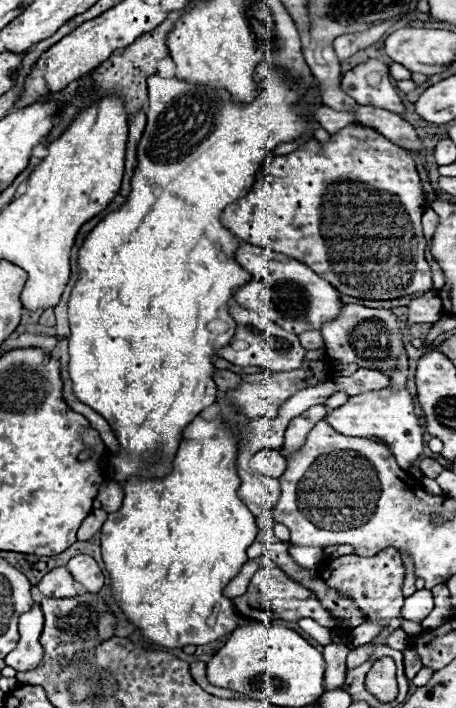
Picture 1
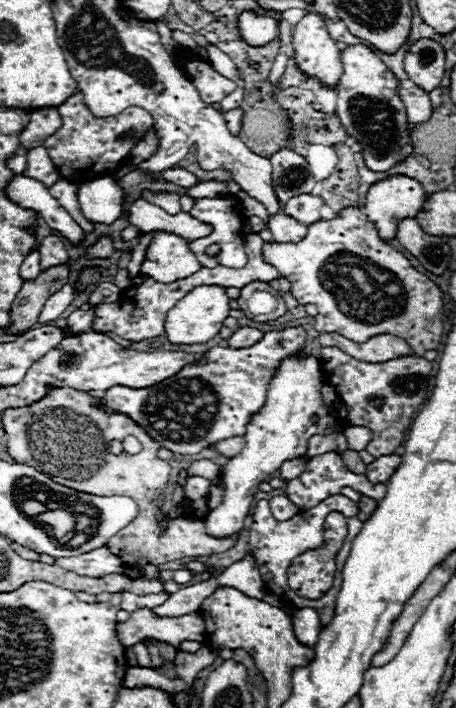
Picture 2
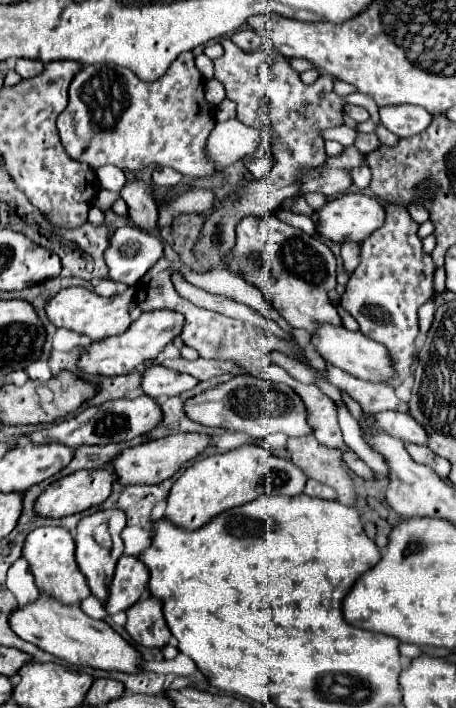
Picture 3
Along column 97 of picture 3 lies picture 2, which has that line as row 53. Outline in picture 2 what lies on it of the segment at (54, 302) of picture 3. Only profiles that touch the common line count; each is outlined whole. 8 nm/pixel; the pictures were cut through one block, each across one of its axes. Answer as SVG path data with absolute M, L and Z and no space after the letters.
M306 14L292 34L296 66L306 74L318 78L320 84L334 88L342 76L340 50L330 38L320 14Z

